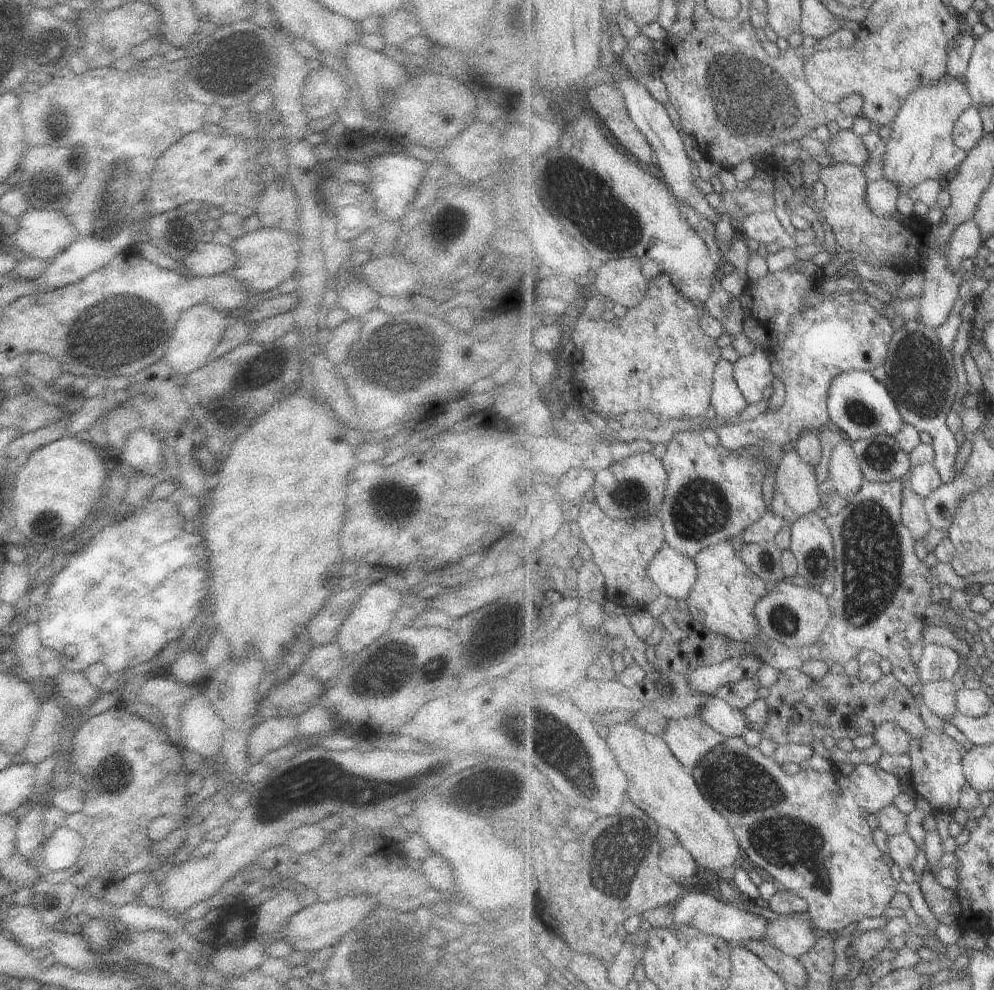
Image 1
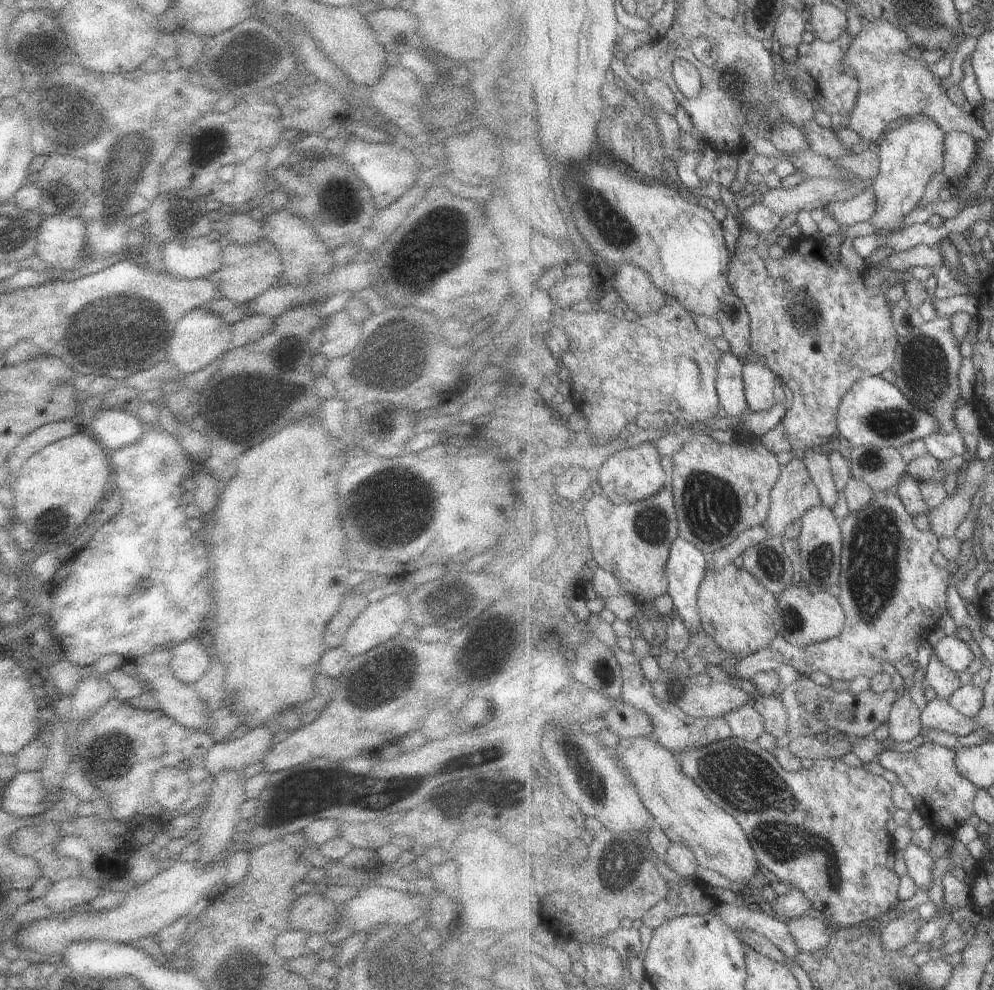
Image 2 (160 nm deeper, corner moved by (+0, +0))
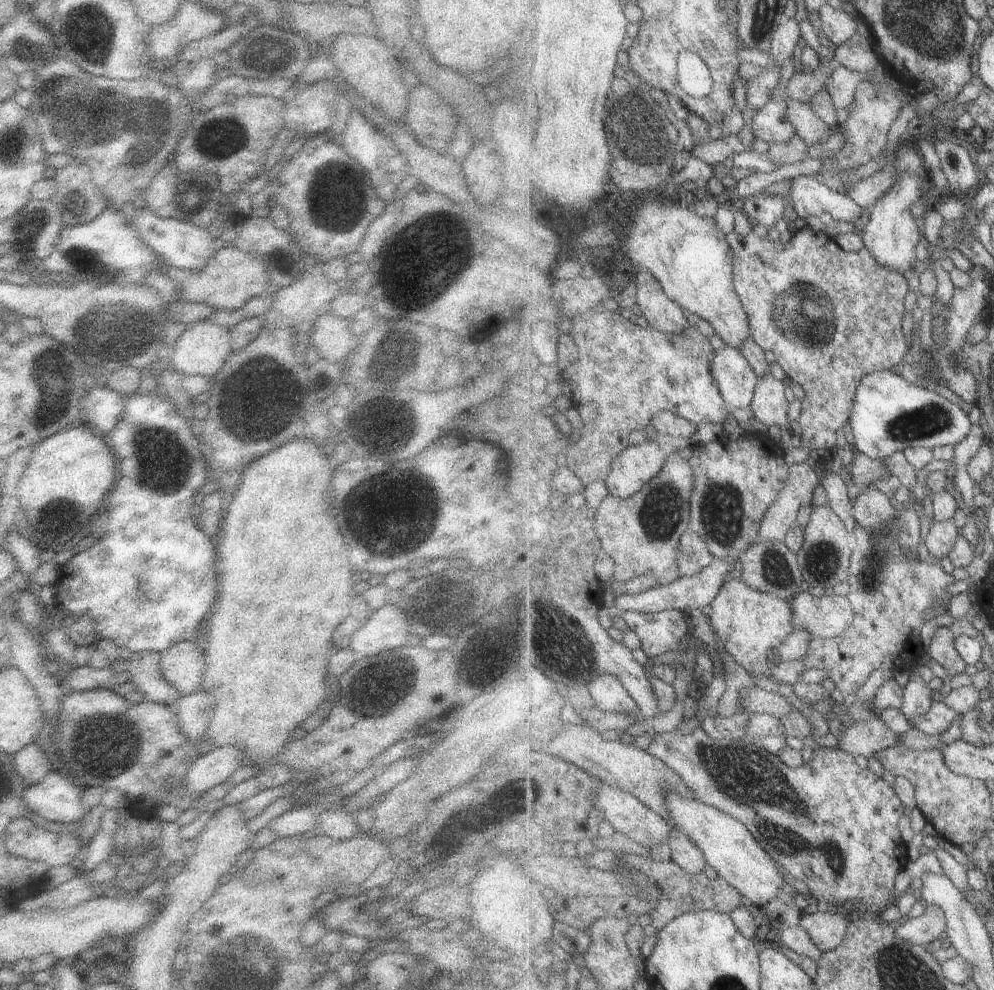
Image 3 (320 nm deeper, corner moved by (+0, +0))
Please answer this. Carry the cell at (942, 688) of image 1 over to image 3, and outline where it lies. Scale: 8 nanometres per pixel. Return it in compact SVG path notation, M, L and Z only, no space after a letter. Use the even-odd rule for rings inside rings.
M941 627L932 638L927 651L930 658L943 666L950 675L945 681L953 682L958 674L965 672L966 660L958 653L956 637L950 627Z

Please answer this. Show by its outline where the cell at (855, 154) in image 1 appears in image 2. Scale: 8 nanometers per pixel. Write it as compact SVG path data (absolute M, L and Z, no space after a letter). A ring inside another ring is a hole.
M813 121L803 125L801 130L807 137L809 143L808 148L814 153L825 155L832 159L849 155L846 154L846 147L839 142L839 138L837 138L837 130L834 128L823 128L818 122Z

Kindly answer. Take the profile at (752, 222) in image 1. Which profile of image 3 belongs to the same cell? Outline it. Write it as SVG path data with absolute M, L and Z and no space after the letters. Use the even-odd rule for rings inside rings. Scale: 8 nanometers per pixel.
M756 193L748 196L741 202L741 208L749 218L757 225L771 227L775 222L783 218L783 212L788 205L786 194L766 195L765 193Z

